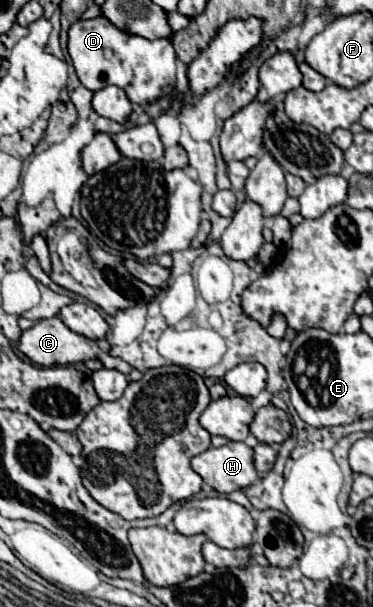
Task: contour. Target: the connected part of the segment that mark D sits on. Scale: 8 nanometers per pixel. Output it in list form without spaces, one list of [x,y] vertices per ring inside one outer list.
[[[107,18],[77,20],[69,28],[67,52],[75,66],[77,78],[89,90],[101,90],[109,84],[125,90],[133,104],[149,106],[151,102],[167,96],[175,86],[177,56],[169,40],[147,40],[113,26]]]

